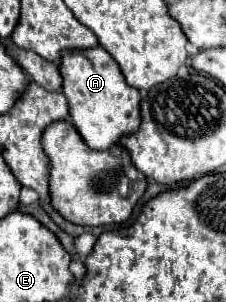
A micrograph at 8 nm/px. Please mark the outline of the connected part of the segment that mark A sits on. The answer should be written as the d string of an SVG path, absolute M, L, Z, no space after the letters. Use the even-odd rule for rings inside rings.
M102 46L62 52L60 76L70 122L90 148L112 148L120 142L120 136L134 132L140 126L140 94L126 84L116 60L112 60Z

